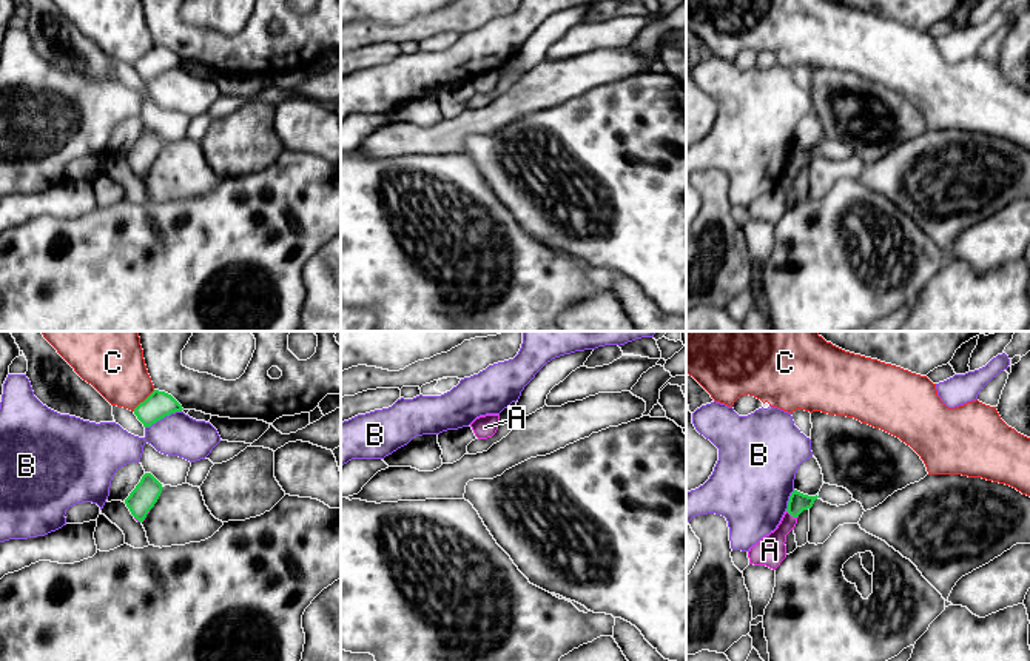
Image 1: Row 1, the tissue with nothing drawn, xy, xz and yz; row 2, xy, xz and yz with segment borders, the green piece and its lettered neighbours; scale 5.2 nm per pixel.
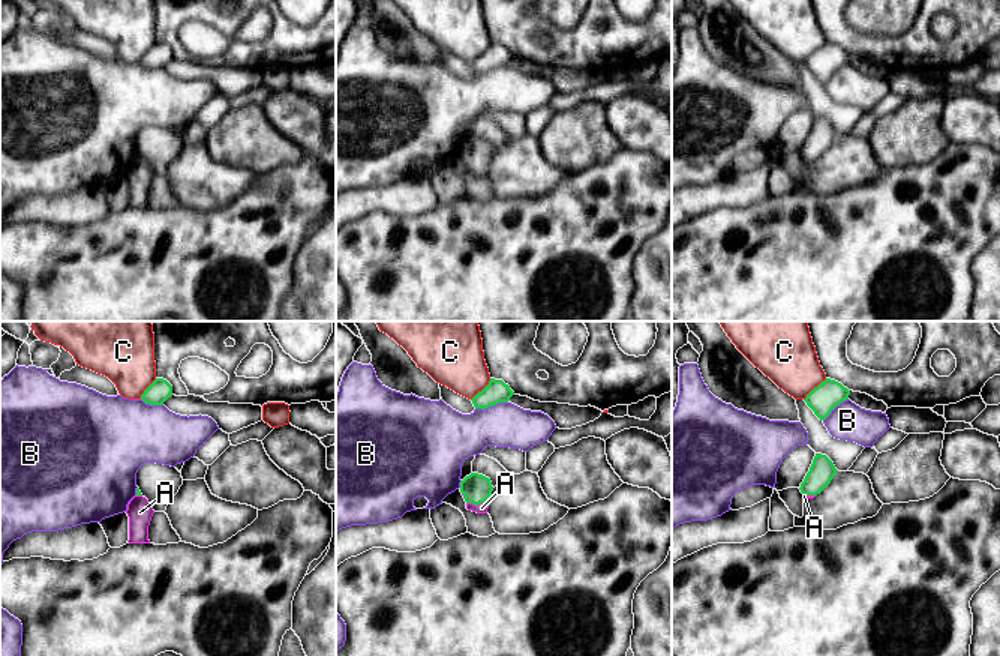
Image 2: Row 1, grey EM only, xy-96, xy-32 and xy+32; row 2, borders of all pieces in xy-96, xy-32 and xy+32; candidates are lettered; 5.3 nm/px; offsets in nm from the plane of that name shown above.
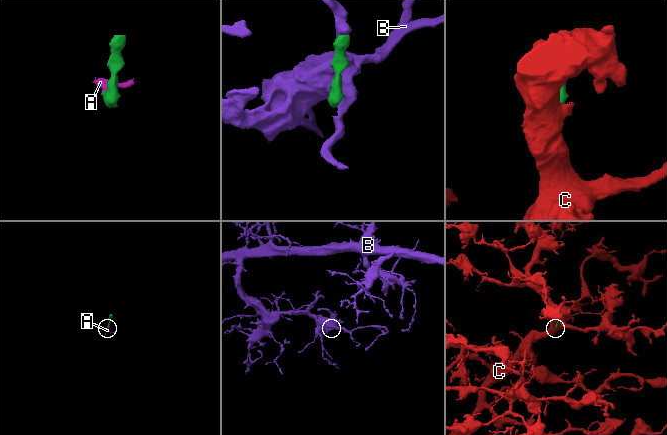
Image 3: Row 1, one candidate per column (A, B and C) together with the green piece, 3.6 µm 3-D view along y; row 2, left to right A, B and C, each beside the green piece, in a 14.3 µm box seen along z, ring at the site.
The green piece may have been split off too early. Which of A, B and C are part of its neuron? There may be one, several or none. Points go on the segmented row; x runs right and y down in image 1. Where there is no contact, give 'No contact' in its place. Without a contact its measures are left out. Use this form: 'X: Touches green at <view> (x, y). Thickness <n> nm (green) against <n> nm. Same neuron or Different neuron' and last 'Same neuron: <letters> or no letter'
A: Touches green at yz (793, 516). Thickness 100 nm (green) against 160 nm. Same neuron
B: Touches green at xy (162, 418). Thickness 140 nm (green) against 220 nm. Different neuron
C: Touches green at xy (145, 399). Thickness 140 nm (green) against 320 nm. Different neuron
Same neuron: A

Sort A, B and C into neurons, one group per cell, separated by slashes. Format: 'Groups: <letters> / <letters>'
Groups: A / B / C

